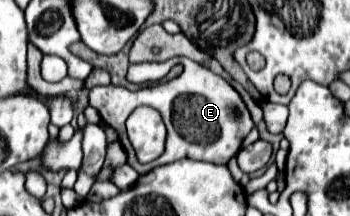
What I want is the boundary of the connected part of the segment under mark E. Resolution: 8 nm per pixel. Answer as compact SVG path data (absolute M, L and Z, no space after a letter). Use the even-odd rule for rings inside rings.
M179 58L179 62L183 64L183 74L179 74L177 78L173 78L169 82L151 84L137 92L131 92L125 86L113 86L113 84L97 86L89 92L91 106L97 108L103 122L109 124L119 134L119 142L123 144L125 152L129 154L127 162L139 174L147 174L149 170L153 170L157 166L163 166L163 164L169 164L169 162L175 162L181 158L203 160L203 162L213 162L213 164L229 164L229 160L241 150L243 138L255 126L243 98L227 80L223 80L209 68L197 64L189 58L183 58L183 60ZM137 106L157 108L167 126L165 152L151 164L139 164L139 160L133 152L133 146L127 140L125 120Z

